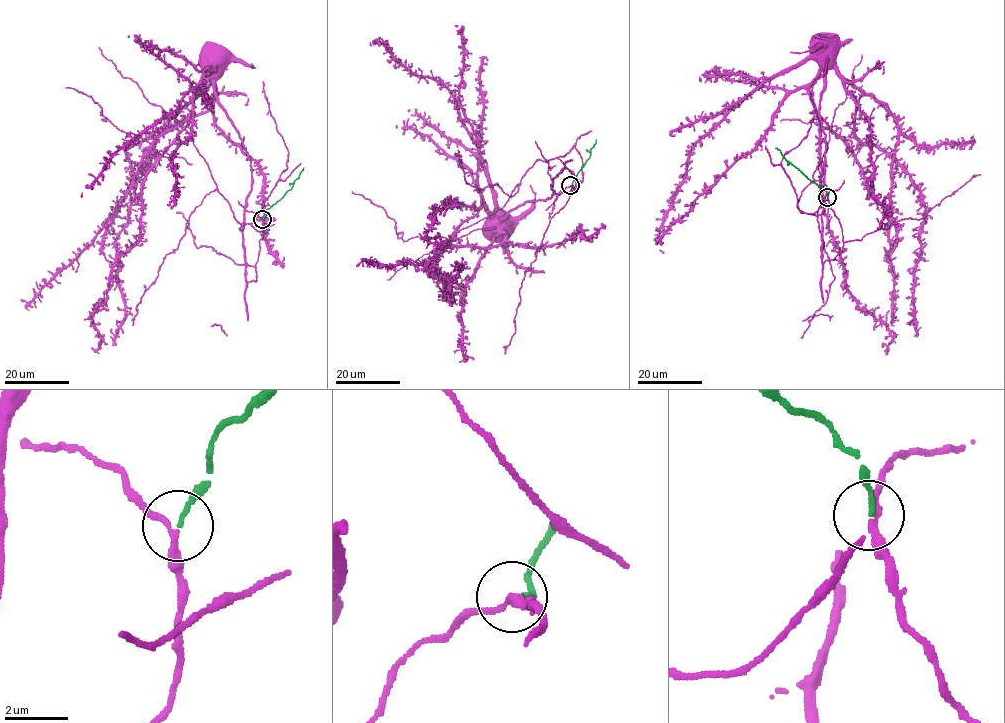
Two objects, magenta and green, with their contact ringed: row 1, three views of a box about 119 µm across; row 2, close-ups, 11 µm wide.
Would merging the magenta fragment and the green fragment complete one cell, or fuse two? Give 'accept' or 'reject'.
accept

